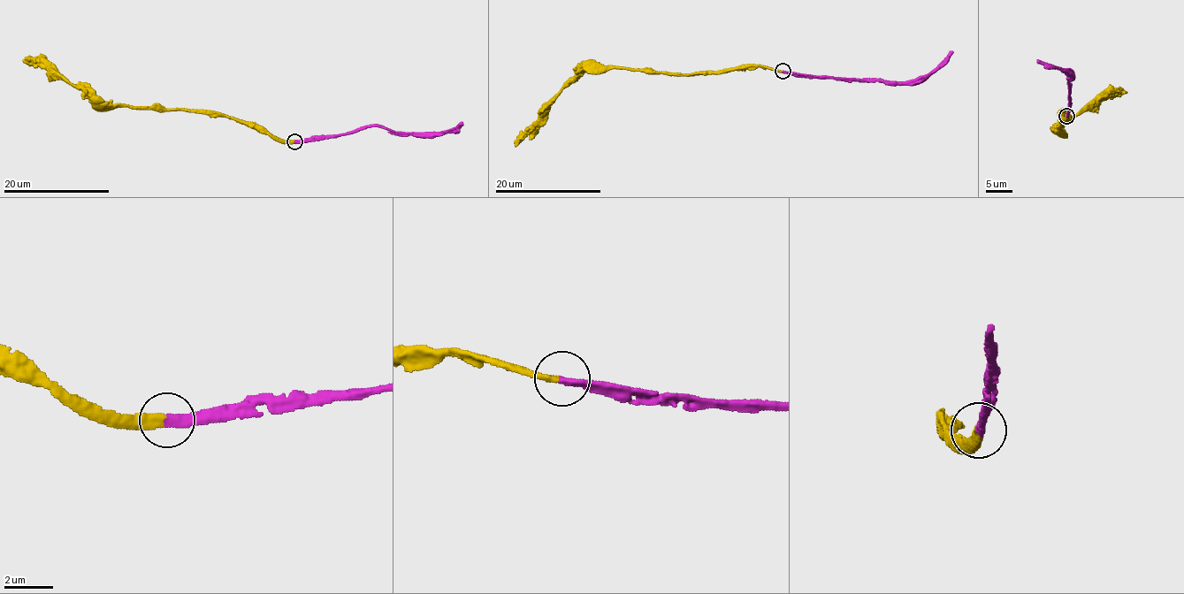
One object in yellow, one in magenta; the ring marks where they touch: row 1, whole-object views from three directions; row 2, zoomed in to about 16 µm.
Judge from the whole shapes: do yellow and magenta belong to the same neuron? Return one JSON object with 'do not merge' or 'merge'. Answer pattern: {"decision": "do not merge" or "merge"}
{"decision": "merge"}

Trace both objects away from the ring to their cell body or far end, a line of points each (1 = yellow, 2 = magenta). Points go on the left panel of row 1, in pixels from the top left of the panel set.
1: (294, 141), (279, 140), (225, 116), (210, 116), (185, 110), (100, 105), (90, 95), (46, 69), (23, 61)
2: (294, 141), (350, 134), (371, 126), (385, 126), (404, 133), (433, 133), (459, 126), (462, 122)

